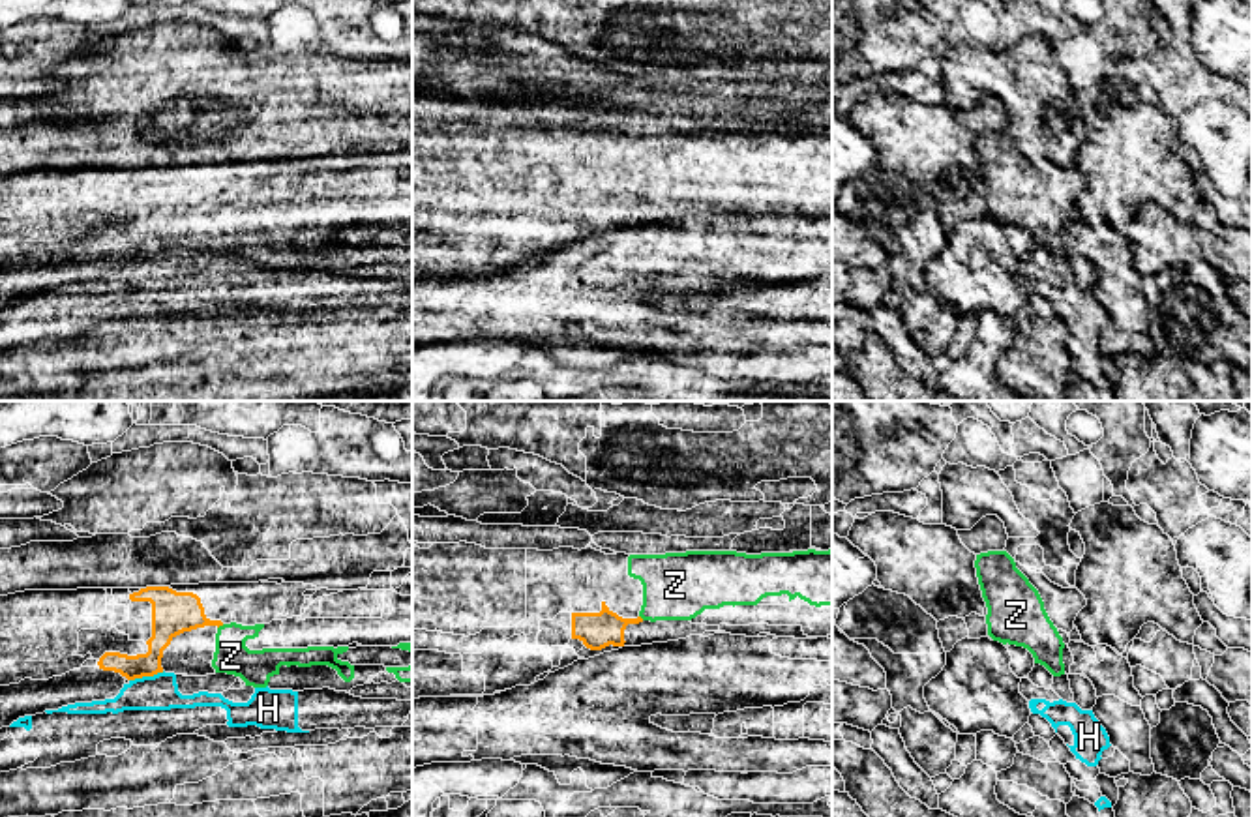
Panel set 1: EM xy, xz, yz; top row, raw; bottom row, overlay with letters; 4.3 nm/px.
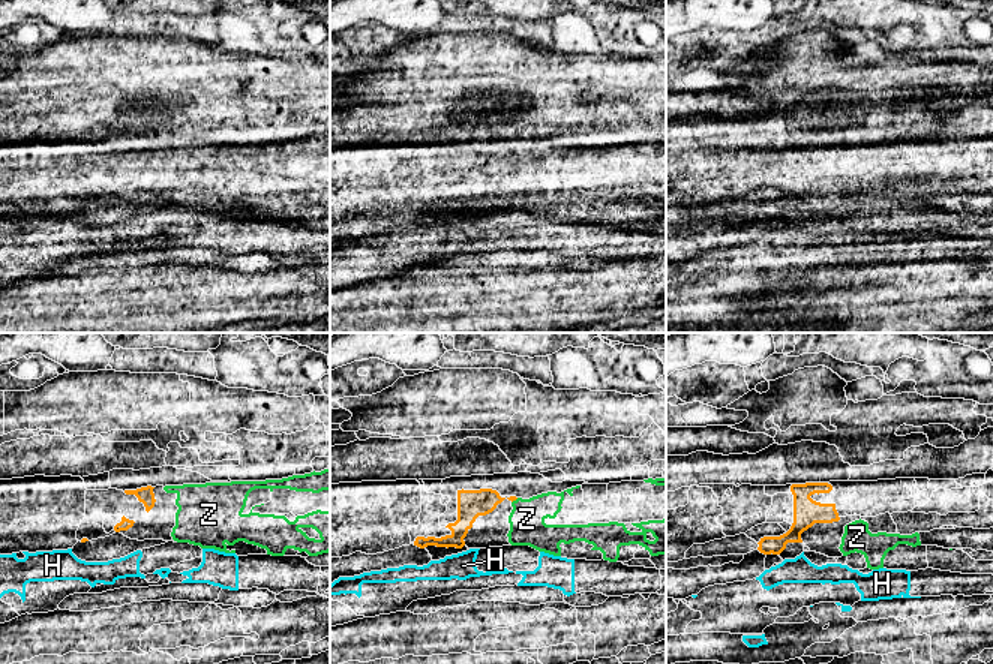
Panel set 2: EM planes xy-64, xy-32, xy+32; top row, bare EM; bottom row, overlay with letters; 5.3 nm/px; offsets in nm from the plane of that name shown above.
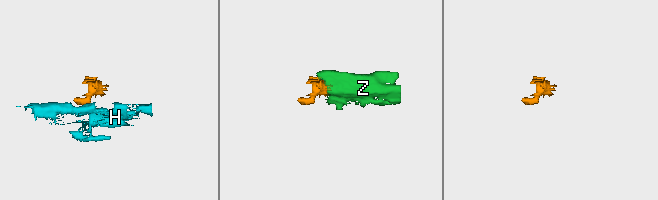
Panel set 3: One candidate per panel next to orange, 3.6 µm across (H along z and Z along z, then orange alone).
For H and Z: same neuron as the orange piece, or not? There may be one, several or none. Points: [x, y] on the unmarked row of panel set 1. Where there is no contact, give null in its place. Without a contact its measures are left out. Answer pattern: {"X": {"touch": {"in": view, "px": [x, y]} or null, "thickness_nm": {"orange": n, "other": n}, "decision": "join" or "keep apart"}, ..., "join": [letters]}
{"H": {"touch": {"in": "xy", "px": [147, 255]}, "thickness_nm": {"orange": 140, "other": 160}, "decision": "keep apart"}, "Z": {"touch": {"in": "xy", "px": [220, 205]}, "thickness_nm": {"orange": 190, "other": 150}, "decision": "join"}, "join": ["Z"]}

